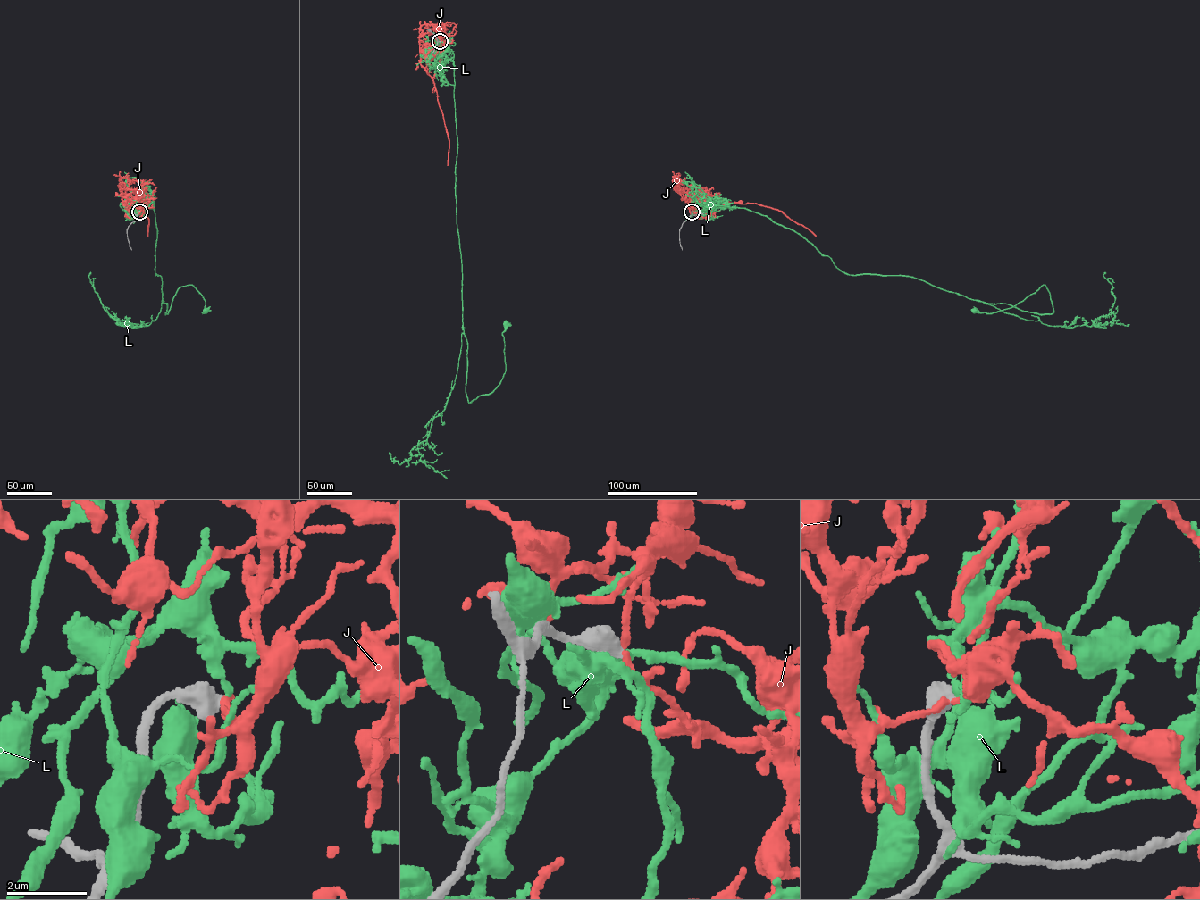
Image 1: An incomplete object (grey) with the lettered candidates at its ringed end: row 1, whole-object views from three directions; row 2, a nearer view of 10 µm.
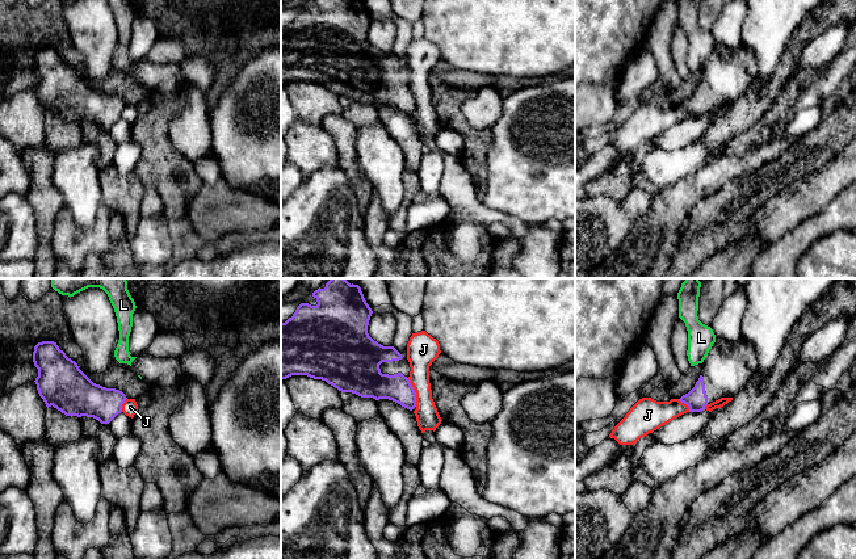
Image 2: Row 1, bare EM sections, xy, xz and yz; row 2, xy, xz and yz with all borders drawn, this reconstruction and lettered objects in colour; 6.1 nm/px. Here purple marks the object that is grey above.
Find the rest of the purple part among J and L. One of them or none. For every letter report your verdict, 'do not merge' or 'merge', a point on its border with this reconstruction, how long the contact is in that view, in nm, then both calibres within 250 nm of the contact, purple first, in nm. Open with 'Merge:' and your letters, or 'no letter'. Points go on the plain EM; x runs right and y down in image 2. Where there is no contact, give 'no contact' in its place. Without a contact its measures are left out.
Merge: no letter
J: do not merge | xz (415, 99) | 190 nm | 170/180 nm
L: do not merge | no contact

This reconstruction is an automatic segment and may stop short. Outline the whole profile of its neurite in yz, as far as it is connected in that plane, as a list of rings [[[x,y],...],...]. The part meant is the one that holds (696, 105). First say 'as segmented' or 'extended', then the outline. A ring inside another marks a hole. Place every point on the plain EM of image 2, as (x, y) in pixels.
extended; [[[716,45],[702,68],[698,87],[679,106],[689,113],[689,118],[701,118],[721,104],[738,101],[758,76],[759,68],[751,49]]]

